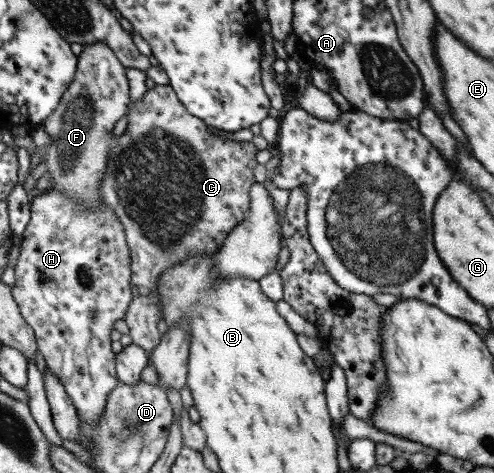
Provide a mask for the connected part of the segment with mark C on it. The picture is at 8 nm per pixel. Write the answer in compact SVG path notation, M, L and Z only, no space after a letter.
M170 83L147 89L141 99L130 104L127 117L126 130L118 137L110 153L108 168L100 181L100 188L106 205L114 209L126 227L131 250L134 302L123 320L132 344L148 351L149 362L142 371L142 379L147 383L159 384L159 374L150 361L150 355L162 343L163 338L157 327L163 315L163 308L159 304L159 282L166 277L168 271L181 267L194 258L194 255L215 254L229 234L247 219L251 209L251 187L256 182L255 155L259 149L253 142L223 138L211 132L207 123L199 116L191 115Z

